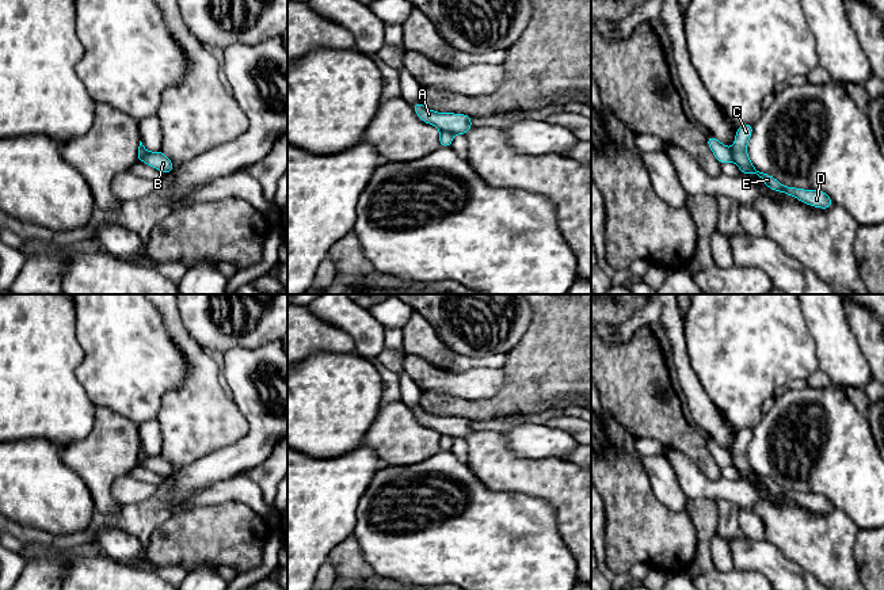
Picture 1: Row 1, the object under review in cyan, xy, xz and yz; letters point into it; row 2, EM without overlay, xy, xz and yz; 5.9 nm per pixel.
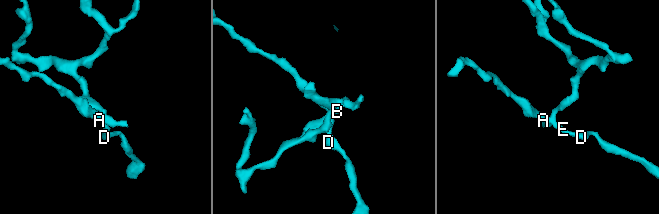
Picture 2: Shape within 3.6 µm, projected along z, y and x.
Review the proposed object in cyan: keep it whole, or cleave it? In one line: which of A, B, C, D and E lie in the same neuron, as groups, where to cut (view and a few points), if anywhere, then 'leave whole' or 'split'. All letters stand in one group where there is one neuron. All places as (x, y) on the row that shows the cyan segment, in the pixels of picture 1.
A B / C D E | xz (441, 130), (448, 130), (453, 134) | split

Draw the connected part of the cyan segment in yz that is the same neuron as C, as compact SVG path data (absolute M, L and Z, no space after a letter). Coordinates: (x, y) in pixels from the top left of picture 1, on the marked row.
M754 123L740 125L736 129L736 137L732 146L732 161L740 168L744 175L757 174L762 182L773 191L780 191L786 195L792 195L799 201L816 206L819 209L828 209L834 206L832 199L822 190L804 190L797 187L788 187L781 184L776 178L759 172L747 155L747 144L752 133Z

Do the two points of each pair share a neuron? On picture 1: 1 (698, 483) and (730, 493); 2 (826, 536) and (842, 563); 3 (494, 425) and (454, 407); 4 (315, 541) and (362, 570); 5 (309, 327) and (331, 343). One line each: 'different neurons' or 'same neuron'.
1: same neuron
2: same neuron
3: different neurons
4: different neurons
5: same neuron

